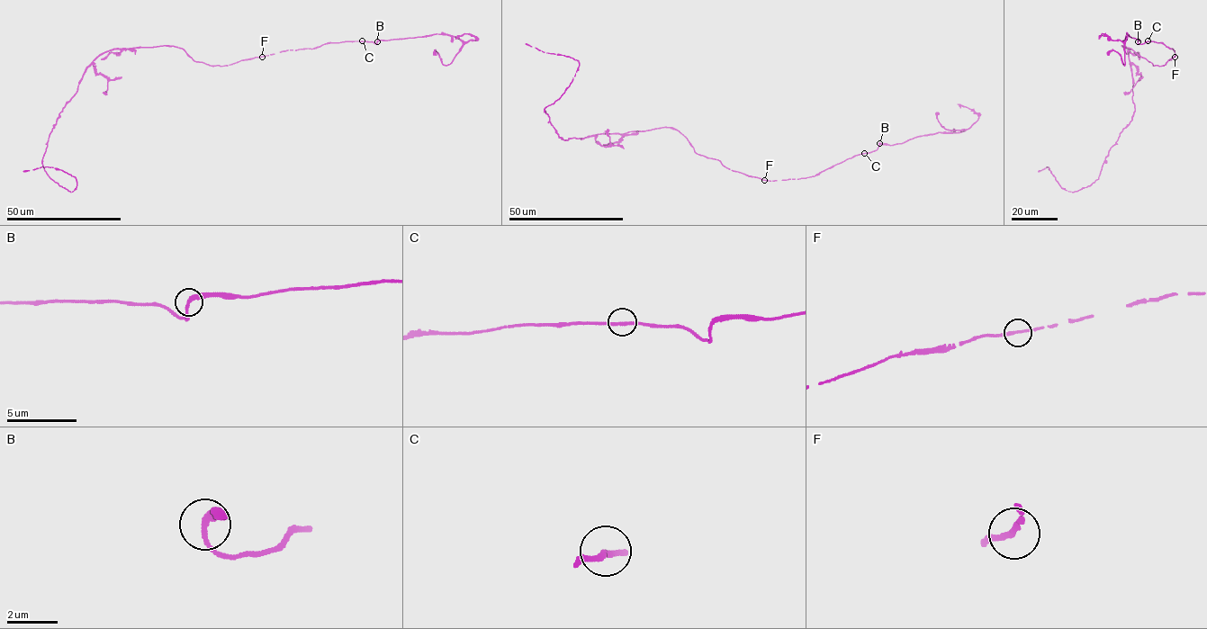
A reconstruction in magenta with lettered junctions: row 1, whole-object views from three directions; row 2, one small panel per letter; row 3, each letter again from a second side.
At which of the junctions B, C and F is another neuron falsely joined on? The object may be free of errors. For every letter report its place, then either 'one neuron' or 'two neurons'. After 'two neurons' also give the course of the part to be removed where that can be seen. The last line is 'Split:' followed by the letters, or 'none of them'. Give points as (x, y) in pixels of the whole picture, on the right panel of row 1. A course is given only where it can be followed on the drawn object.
B: (1138, 41) | one neuron
C: (1148, 40) | one neuron
F: (1175, 57) | one neuron
Split: none of them

